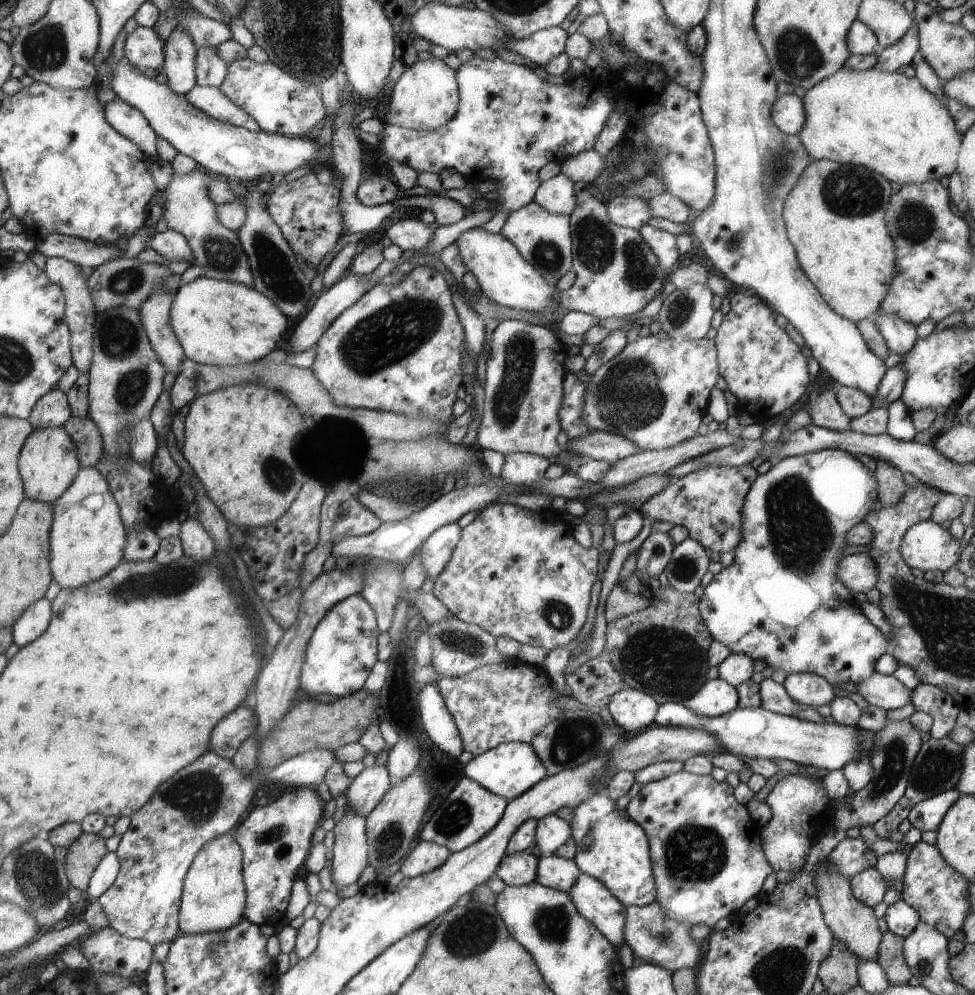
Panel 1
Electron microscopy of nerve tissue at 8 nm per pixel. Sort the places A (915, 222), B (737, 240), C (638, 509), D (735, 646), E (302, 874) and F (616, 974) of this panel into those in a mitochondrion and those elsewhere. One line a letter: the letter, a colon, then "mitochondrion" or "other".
A: mitochondrion
B: mitochondrion
C: other
D: other
E: other
F: other

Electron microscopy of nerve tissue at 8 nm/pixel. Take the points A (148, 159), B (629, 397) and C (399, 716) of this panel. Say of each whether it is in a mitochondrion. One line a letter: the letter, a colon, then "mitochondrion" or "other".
A: other
B: mitochondrion
C: other

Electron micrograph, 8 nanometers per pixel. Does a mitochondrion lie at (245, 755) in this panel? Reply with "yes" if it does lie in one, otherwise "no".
no

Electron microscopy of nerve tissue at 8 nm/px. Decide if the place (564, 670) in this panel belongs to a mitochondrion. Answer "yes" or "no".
no

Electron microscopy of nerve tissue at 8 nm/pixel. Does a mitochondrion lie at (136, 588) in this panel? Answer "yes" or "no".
yes

